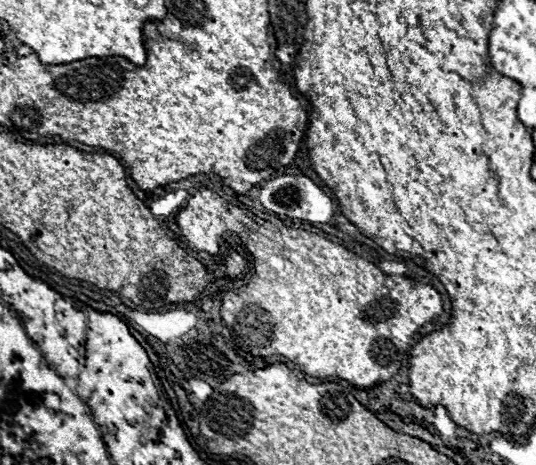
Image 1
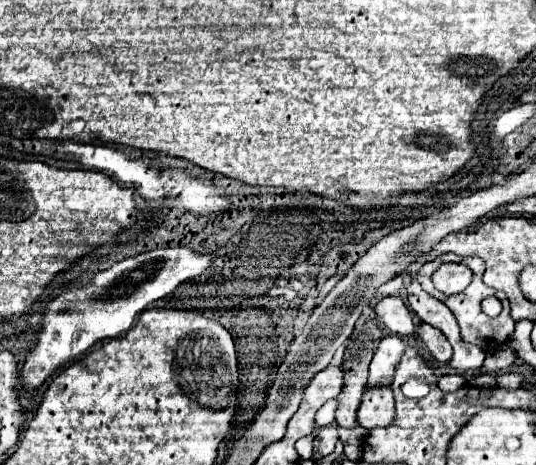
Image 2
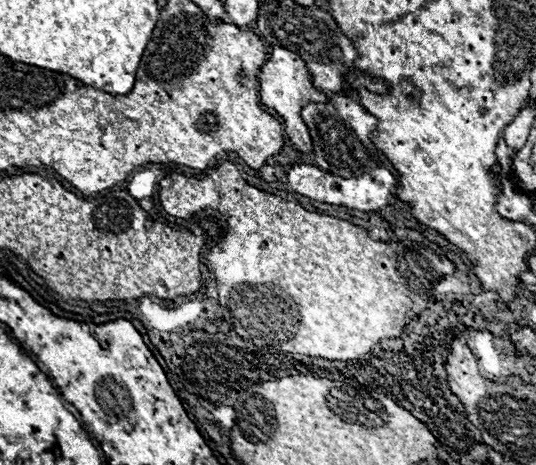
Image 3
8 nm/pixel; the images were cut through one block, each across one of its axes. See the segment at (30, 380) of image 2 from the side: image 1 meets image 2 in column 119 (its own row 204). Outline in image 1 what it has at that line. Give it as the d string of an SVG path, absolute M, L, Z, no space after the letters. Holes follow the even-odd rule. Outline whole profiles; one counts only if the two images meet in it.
M278 176L260 188L260 204L276 214L306 222L328 222L336 204L308 176Z

